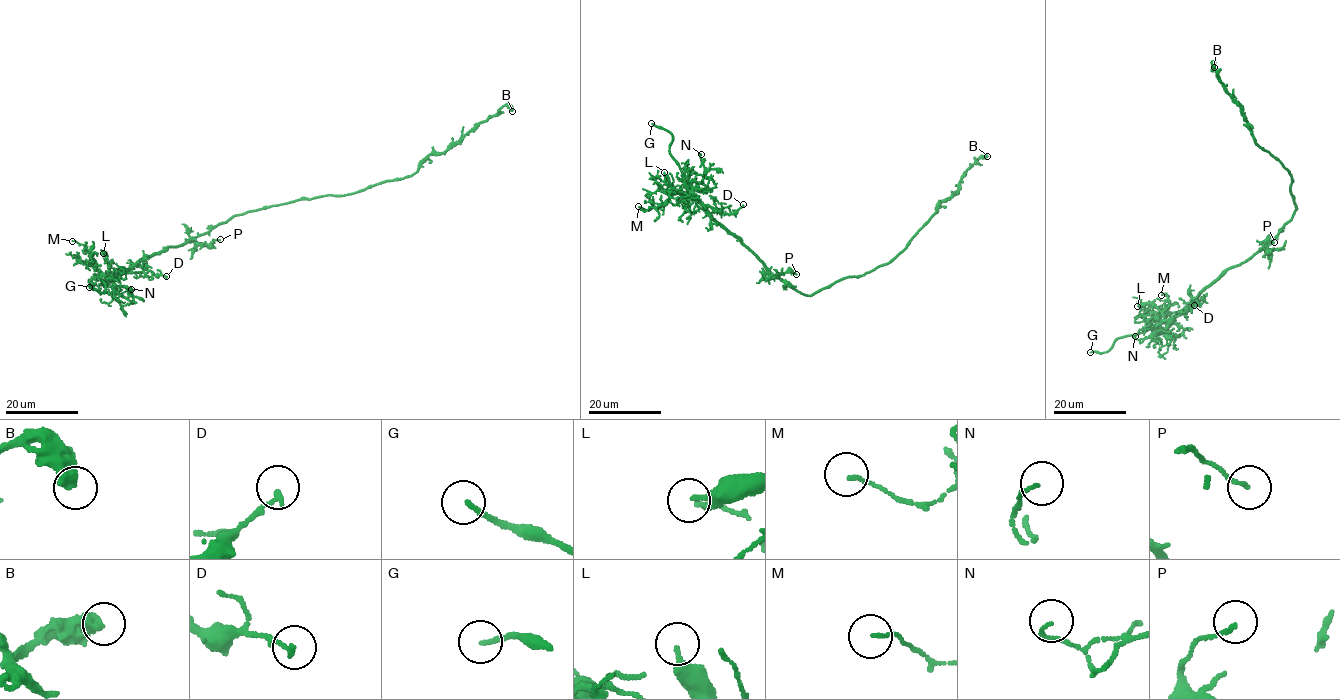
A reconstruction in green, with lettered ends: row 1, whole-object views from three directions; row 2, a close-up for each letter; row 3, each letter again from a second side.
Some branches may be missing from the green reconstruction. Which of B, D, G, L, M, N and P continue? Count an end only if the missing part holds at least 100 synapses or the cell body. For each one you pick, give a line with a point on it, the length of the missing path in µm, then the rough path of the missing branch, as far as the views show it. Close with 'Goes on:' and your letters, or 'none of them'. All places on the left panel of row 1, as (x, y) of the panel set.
G: Place: (89, 287). Missing length about 25 µm. Course of what is missing: (89, 287), (90, 282), (68, 289), (49, 287), (29, 281)
Goes on: G

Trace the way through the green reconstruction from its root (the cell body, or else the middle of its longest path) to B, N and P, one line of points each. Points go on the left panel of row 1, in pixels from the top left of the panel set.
B: (246, 213), (299, 199), (349, 195), (382, 182), (409, 177), (430, 154), (441, 154), (503, 106), (512, 111)
N: (246, 213), (233, 215), (185, 244), (140, 258), (113, 282), (129, 288), (128, 292), (131, 289)
P: (246, 213), (233, 215), (195, 239), (207, 244), (220, 239)

